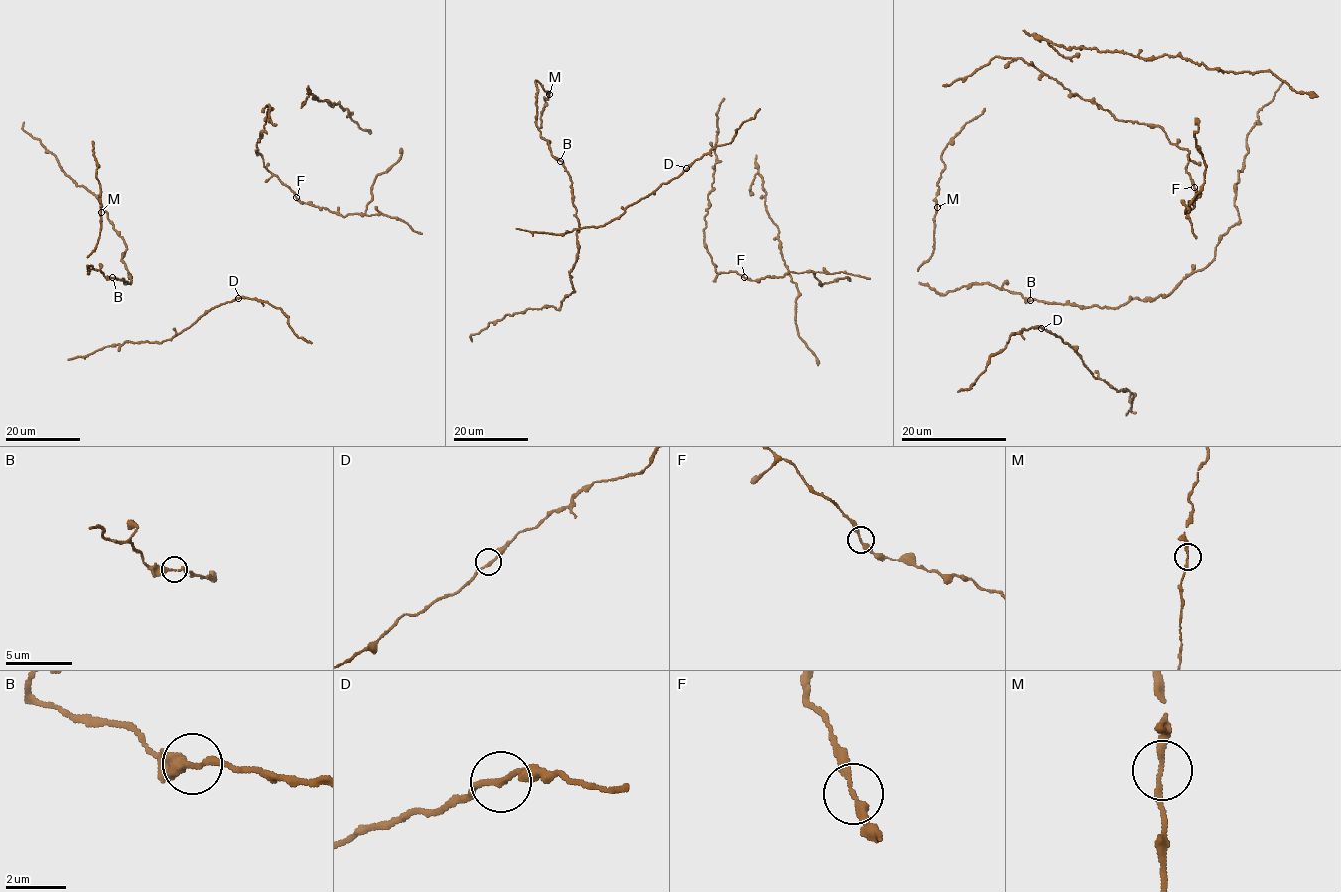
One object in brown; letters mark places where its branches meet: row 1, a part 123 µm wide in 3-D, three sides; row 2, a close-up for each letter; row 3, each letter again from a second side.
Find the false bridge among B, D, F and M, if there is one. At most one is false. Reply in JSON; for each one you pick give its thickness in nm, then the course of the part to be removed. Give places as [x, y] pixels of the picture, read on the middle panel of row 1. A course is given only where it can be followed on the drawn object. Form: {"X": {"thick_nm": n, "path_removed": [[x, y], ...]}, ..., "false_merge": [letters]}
{"false_merge": []}

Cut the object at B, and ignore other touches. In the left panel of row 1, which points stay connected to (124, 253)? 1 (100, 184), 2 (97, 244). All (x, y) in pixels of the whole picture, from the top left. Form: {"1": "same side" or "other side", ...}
{"1": "other side", "2": "other side"}

